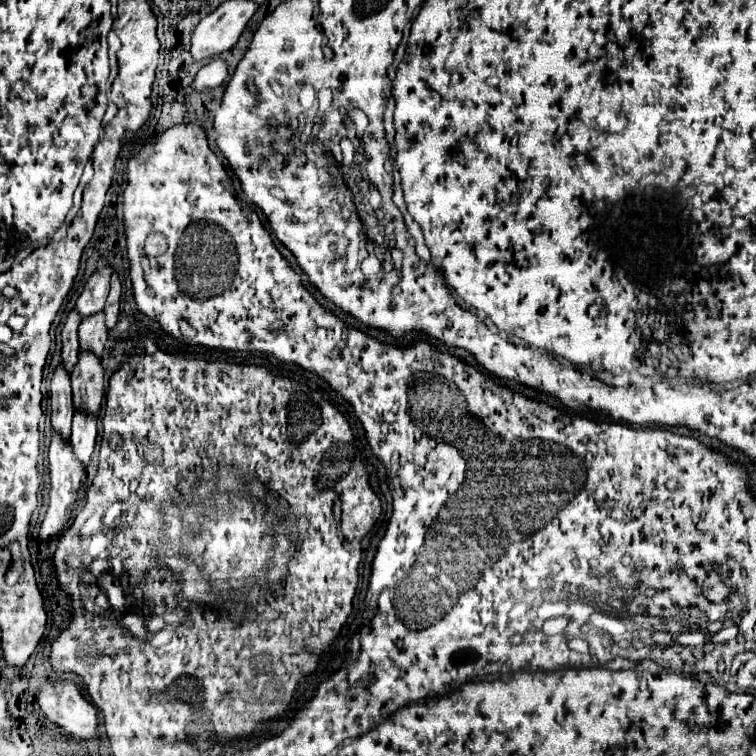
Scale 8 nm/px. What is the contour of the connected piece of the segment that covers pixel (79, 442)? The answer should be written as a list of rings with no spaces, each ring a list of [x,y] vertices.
[[[77,408],[73,416],[73,432],[71,432],[71,446],[79,460],[87,466],[95,448],[97,436],[97,416],[89,416],[85,410]]]

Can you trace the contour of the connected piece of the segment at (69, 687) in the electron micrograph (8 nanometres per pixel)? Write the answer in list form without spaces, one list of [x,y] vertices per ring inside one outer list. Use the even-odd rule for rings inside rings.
[[[47,682],[39,688],[39,706],[47,720],[57,724],[65,736],[93,740],[99,736],[97,708],[87,702],[75,682]]]

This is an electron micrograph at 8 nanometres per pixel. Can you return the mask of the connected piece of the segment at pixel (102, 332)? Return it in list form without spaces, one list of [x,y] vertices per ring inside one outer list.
[[[97,312],[93,316],[87,316],[79,326],[79,346],[81,346],[81,350],[91,348],[97,356],[101,356],[105,342],[107,342],[105,314]]]

